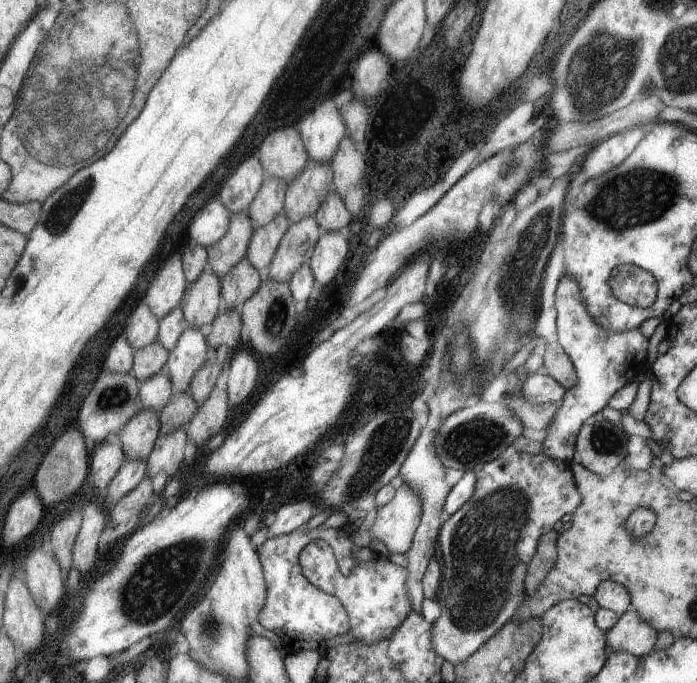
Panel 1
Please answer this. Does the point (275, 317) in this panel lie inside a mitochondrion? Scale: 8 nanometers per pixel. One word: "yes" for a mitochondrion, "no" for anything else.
yes

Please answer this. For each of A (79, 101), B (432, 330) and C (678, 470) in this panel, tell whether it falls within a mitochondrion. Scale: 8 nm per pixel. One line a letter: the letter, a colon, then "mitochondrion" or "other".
A: mitochondrion
B: other
C: other

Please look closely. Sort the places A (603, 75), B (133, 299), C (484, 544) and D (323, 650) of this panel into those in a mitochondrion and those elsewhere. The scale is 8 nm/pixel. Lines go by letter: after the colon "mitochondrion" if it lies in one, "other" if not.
A: mitochondrion
B: other
C: mitochondrion
D: other

